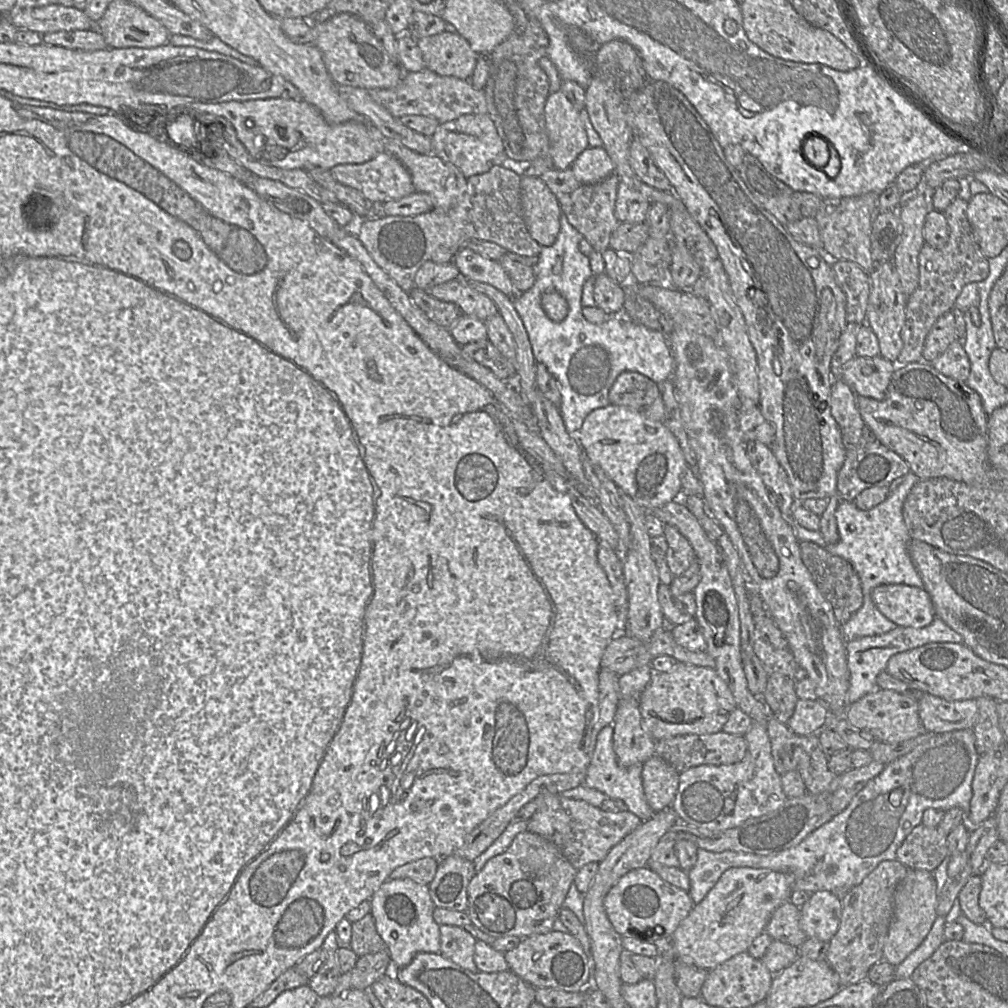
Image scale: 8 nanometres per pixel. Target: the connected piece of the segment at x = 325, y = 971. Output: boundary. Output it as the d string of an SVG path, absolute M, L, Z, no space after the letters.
M336 929L327 935L321 949L325 953L325 963L309 980L308 985L319 997L326 997L332 995L342 976L337 960L339 946Z

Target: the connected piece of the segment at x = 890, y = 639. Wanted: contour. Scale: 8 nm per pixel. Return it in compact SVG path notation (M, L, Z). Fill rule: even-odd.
M941 618L935 619L926 627L900 627L881 635L865 636L846 643L847 666L849 669L849 705L877 688L876 677L886 670L888 660L895 654L912 650L929 643L963 643L960 634L950 628Z

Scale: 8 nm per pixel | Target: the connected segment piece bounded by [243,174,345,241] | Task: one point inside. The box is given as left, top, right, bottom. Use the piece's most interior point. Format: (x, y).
(295, 203)

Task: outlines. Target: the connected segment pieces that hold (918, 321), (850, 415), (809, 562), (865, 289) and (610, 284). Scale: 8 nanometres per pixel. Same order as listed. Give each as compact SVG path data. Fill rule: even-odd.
M959 197L954 199L943 212L949 227L947 243L942 248L933 248L924 243L919 252L919 281L907 299L902 328L903 348L895 366L922 361L925 339L937 319L954 308L955 301L966 284L983 281L989 274L988 259L975 240L967 218L967 207L968 202L965 200Z
M842 379L832 383L831 414L838 423L845 447L845 460L837 475L837 494L842 500L853 501L864 489L873 486L890 486L909 471L908 463L896 452L882 444L864 422L858 406L857 394Z
M799 541L802 562L809 571L817 588L833 608L834 616L840 626L861 607L863 594L859 576L850 562L833 555L823 547L810 542Z
M838 260L831 267L837 285L846 296L847 323L865 323L870 293L869 273L847 260Z
M605 272L595 276L595 306L602 309L607 316L623 315L625 286L616 283Z

